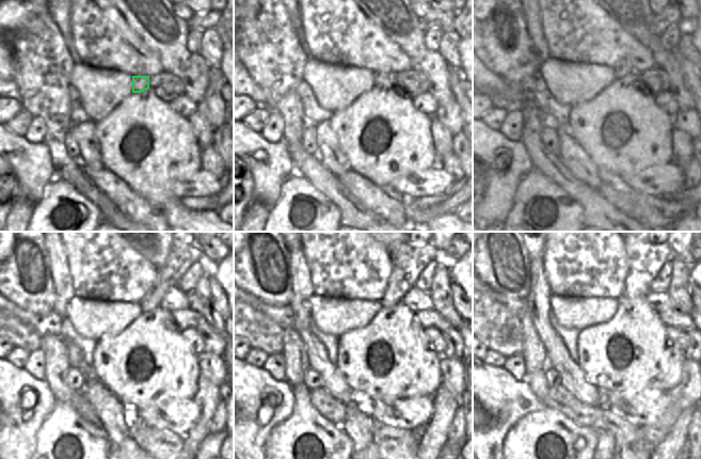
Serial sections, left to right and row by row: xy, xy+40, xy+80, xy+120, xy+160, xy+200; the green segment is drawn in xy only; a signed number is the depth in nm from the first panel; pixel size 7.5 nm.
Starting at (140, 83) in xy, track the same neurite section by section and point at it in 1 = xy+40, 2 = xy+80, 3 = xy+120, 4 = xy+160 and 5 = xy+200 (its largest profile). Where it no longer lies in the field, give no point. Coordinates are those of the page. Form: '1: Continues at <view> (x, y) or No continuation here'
1: Continues at xy+40 (381, 80)
2: Continues at xy+80 (623, 69)
3: Continues at xy+120 (178, 260)
4: Continues at xy+160 (408, 262)
5: Continues at xy+200 (644, 260)

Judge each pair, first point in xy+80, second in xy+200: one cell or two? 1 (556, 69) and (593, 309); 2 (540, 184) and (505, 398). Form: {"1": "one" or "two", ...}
{"1": "one", "2": "two"}

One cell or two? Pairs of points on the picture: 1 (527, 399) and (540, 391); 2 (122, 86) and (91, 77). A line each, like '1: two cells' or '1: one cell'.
1: two cells
2: one cell

